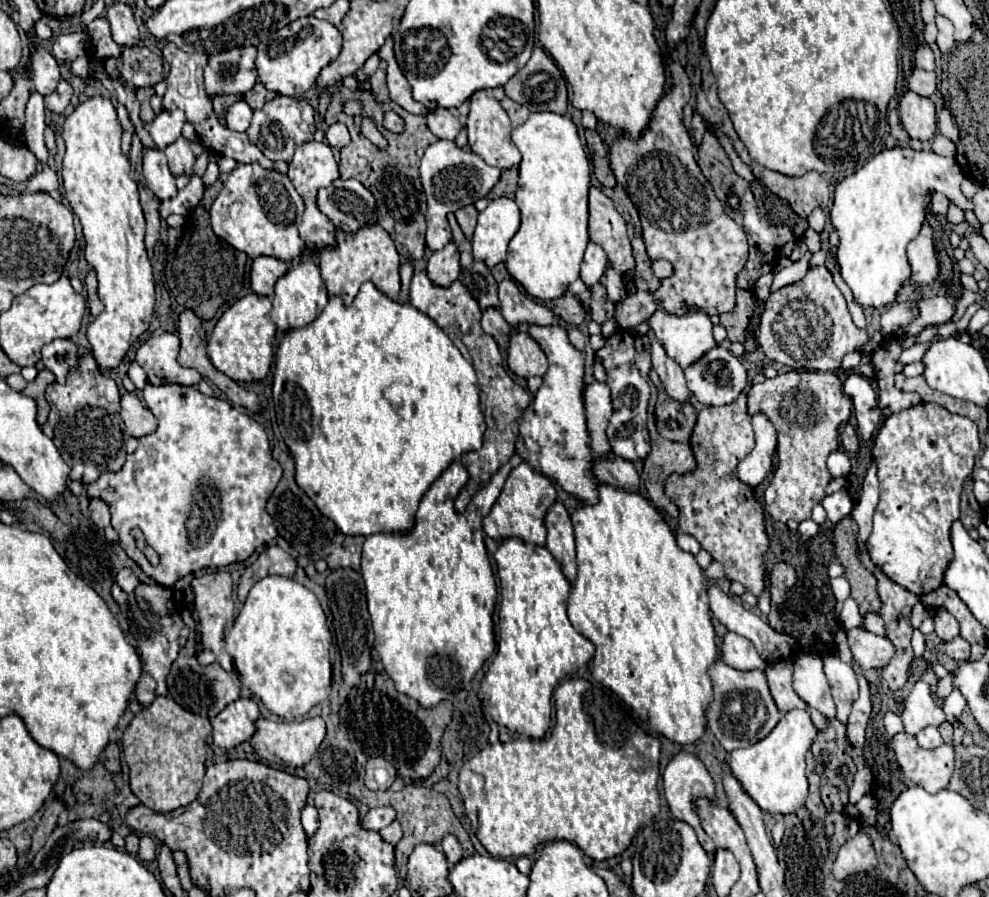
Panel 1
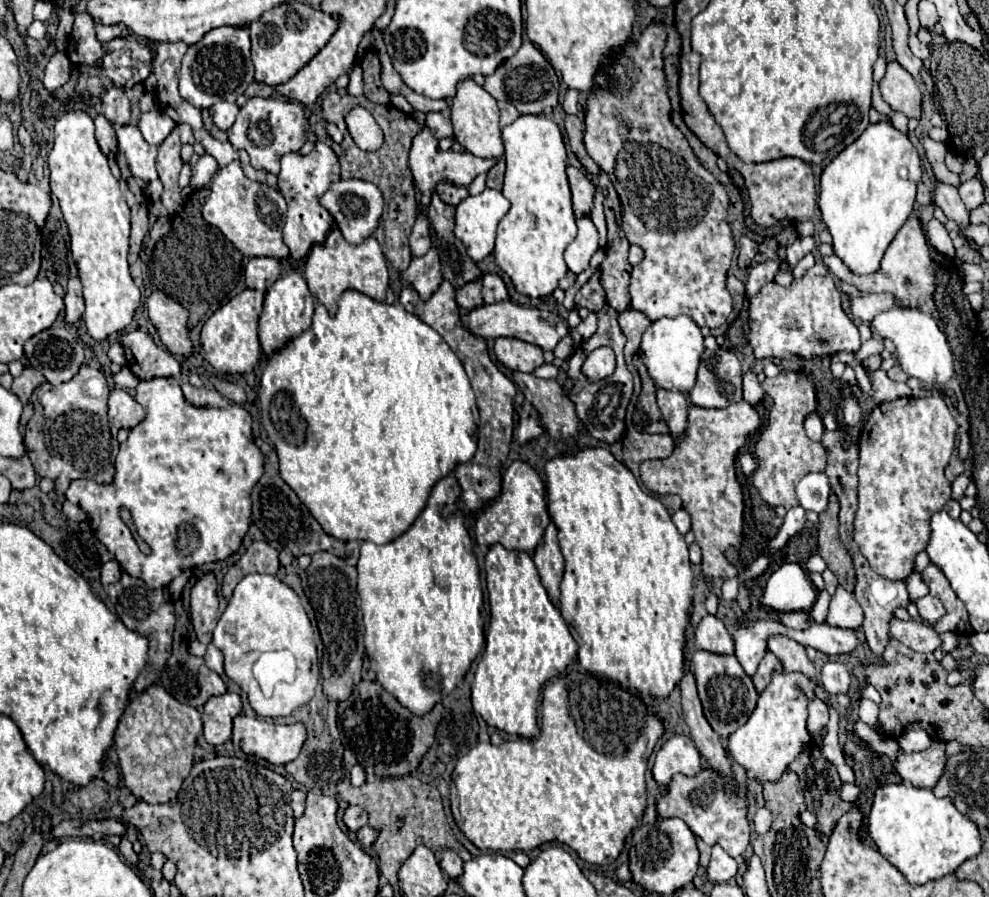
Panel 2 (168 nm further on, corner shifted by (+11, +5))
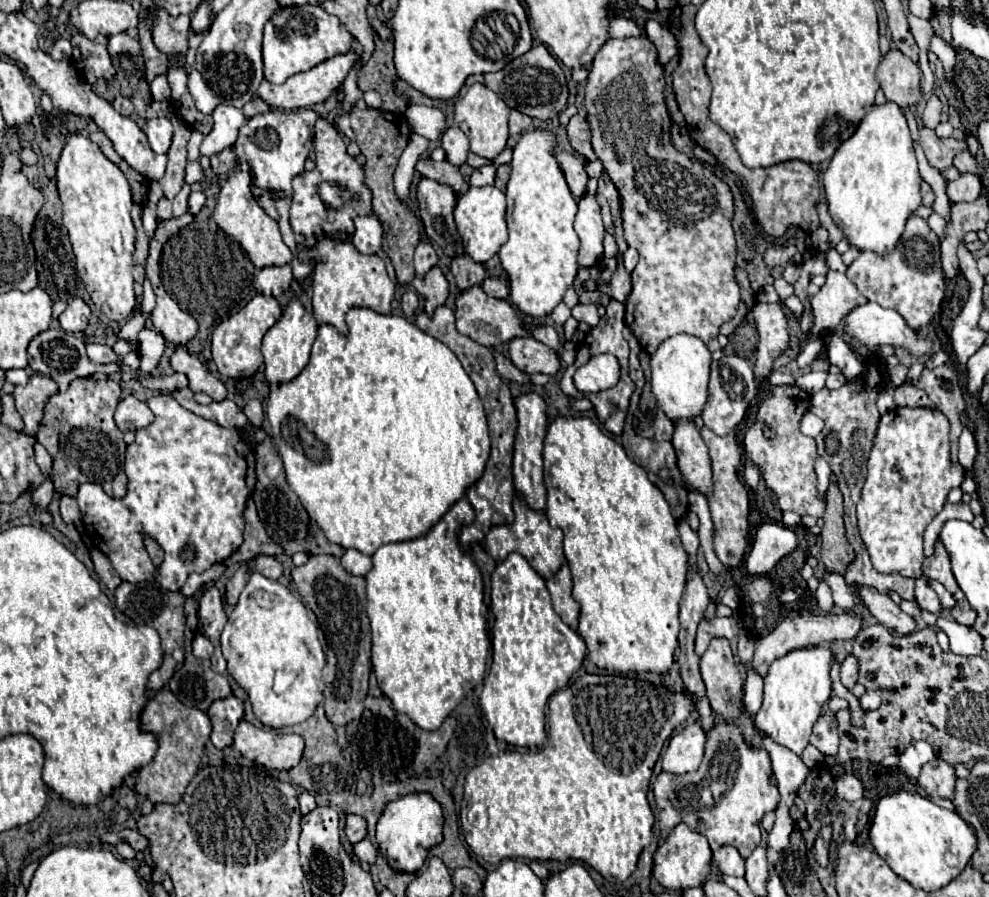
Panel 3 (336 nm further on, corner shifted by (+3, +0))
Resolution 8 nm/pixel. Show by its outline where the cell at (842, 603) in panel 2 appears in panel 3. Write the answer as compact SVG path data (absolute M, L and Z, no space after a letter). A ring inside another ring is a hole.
M828 572L828 576L824 578L824 582L830 586L832 590L832 598L834 598L834 604L838 604L840 608L844 610L852 610L852 606L856 604L856 598L852 596L846 580L842 574L836 574L836 572Z

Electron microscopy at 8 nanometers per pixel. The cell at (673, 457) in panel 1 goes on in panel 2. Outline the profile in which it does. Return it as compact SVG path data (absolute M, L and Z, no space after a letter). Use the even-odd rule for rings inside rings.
M628 425L626 437L622 439L624 465L638 477L640 463L646 459L666 459L674 451L674 439L670 435L648 435Z

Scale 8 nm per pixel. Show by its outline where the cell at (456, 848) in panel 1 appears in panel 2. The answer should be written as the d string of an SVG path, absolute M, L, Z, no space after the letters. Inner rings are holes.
M440 849L438 859L440 859L442 871L444 871L450 879L460 877L460 873L462 873L462 863L464 863L464 861L458 857L456 851L452 851L452 849Z

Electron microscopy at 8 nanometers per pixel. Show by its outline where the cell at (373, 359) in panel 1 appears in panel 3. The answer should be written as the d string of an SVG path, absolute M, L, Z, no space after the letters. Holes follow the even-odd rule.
M352 308L346 314L346 318L348 318L348 336L338 334L336 328L330 324L318 328L318 336L312 344L308 366L292 382L280 384L276 390L270 392L266 404L266 416L272 426L272 438L278 446L278 454L284 462L286 482L290 490L300 498L310 518L318 522L318 526L324 530L330 542L372 556L380 546L388 542L404 542L424 536L436 522L440 522L440 518L450 510L452 504L464 498L466 490L474 486L484 472L486 460L490 456L490 436L488 436L484 408L476 394L476 388L468 378L468 374L464 372L460 360L456 358L456 354L448 350L448 346L422 332L414 322L406 320L404 316L384 316L368 308Z

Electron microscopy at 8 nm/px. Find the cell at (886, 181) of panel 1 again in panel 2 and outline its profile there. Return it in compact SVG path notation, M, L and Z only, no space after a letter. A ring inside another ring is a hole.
M890 121L870 125L822 171L818 205L832 235L834 255L856 275L880 271L884 251L914 211L916 185L922 179L918 149Z

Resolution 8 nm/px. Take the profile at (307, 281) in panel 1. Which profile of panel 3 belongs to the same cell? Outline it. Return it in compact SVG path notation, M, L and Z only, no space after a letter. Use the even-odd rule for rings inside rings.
M300 300L290 302L288 308L284 310L282 318L276 322L276 326L272 326L266 332L264 342L262 342L262 354L264 354L264 364L266 364L264 376L266 376L268 384L272 384L272 386L286 384L304 370L304 366L308 364L308 358L310 358L312 342L316 338L316 330L318 330L318 324L316 324L314 316L302 306L302 302Z

